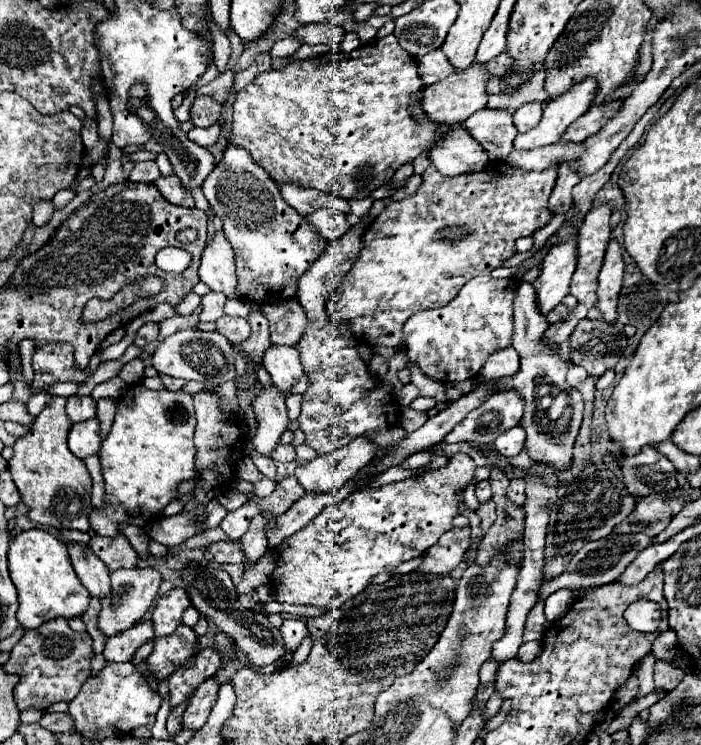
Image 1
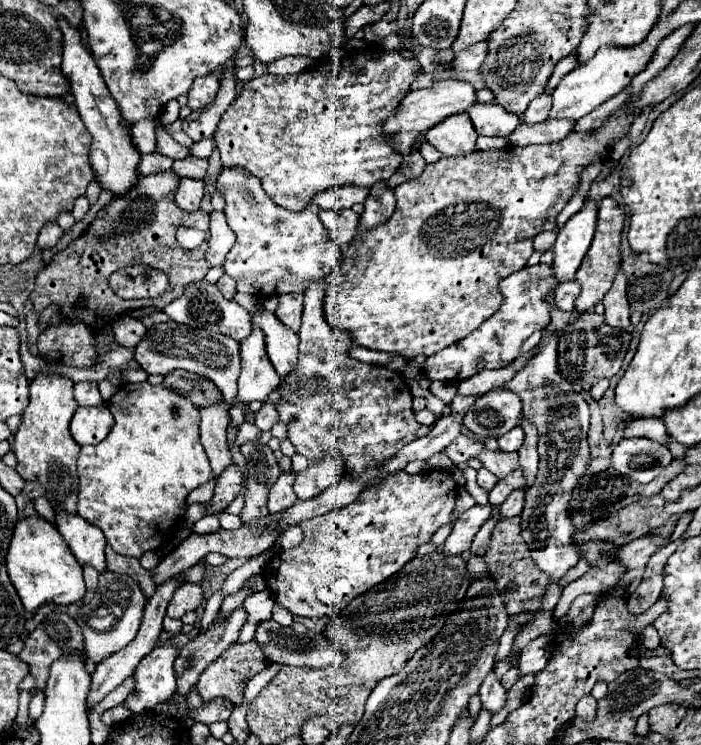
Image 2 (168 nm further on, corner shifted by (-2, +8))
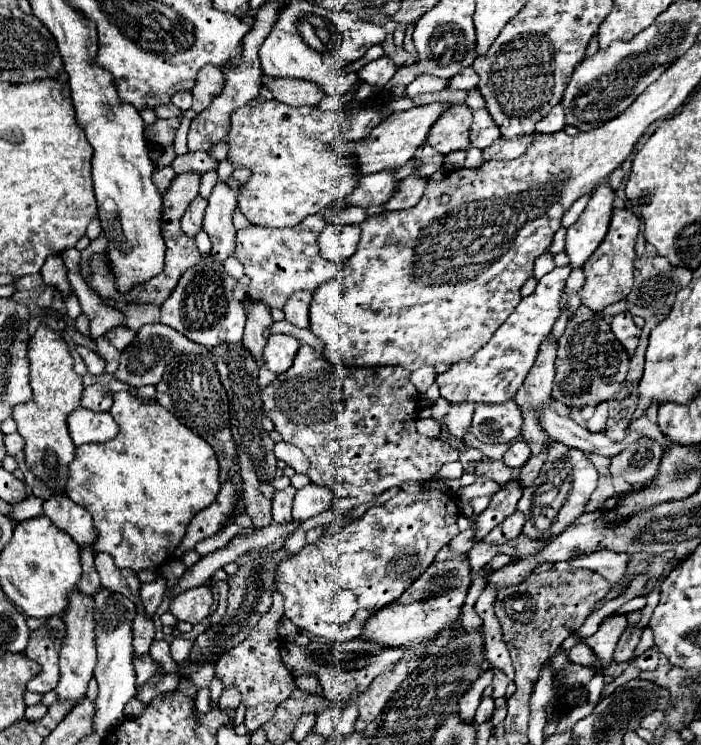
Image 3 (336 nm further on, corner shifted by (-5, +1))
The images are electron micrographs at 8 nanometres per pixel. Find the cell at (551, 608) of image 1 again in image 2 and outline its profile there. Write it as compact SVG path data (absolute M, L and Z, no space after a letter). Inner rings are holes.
M580 558L580 562L578 562L576 566L572 566L572 568L570 568L562 578L560 578L560 582L558 582L558 584L560 584L560 588L564 588L564 586L566 586L566 584L570 584L572 580L580 578L588 568L590 568L590 566L588 566L588 562L586 562L584 558Z

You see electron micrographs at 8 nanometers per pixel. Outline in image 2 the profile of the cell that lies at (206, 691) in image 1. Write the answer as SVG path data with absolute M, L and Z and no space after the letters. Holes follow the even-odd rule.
M256 640L240 644L234 642L222 656L218 656L200 676L196 690L200 692L204 702L210 702L218 696L230 698L234 704L242 702L242 688L238 686L244 672L250 676L262 672L268 666L262 650L258 648Z

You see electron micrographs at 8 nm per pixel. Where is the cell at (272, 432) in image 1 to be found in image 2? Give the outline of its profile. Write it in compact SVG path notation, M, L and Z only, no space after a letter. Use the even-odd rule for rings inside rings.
M254 328L252 334L240 342L242 372L238 378L238 400L242 402L266 402L268 394L278 388L280 376L264 350L264 332Z

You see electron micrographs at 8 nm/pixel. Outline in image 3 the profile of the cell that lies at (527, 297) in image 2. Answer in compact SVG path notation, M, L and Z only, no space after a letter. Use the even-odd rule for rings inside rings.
M555 267L551 273L547 273L535 287L533 295L521 299L517 309L509 315L509 319L495 331L489 345L485 345L473 359L461 361L453 365L447 373L441 373L437 377L437 385L441 391L441 397L449 403L505 403L515 397L517 389L525 381L525 375L535 363L537 347L541 345L541 339L549 337L557 317L559 317L559 299L561 291L565 289L565 281L571 273L571 267Z

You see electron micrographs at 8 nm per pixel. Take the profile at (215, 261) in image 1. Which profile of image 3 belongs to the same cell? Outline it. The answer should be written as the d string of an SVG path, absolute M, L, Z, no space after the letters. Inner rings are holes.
M217 181L211 197L207 199L203 229L213 243L213 257L221 263L235 251L235 227L231 219L237 209L237 195L237 189Z

